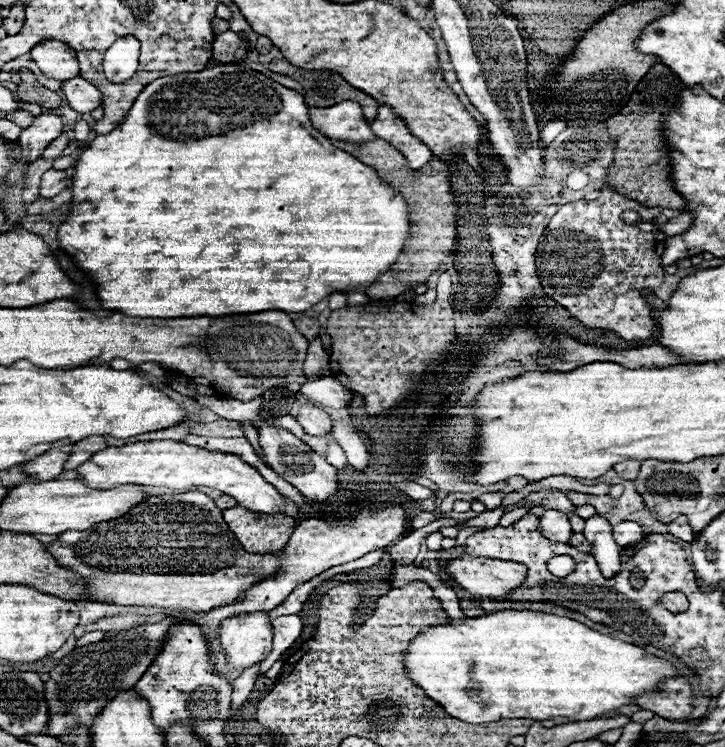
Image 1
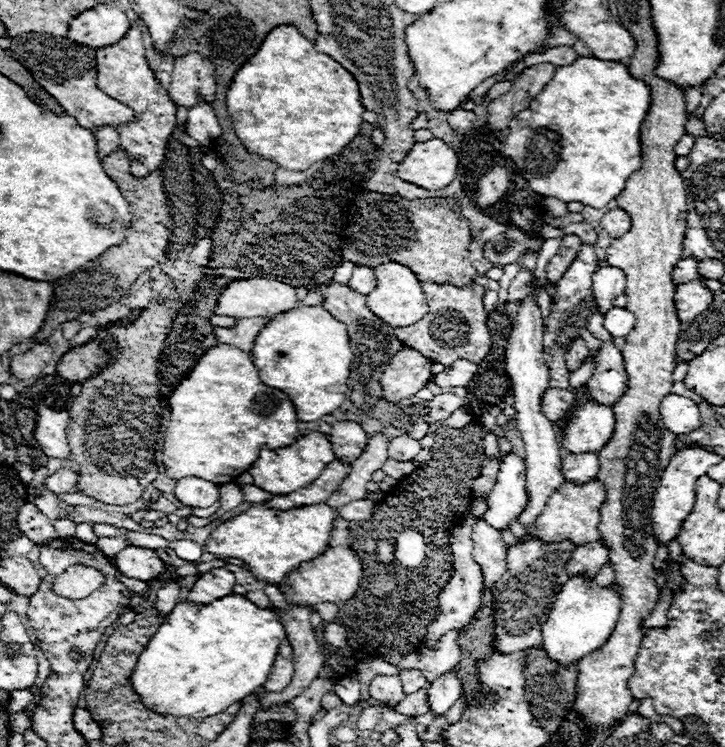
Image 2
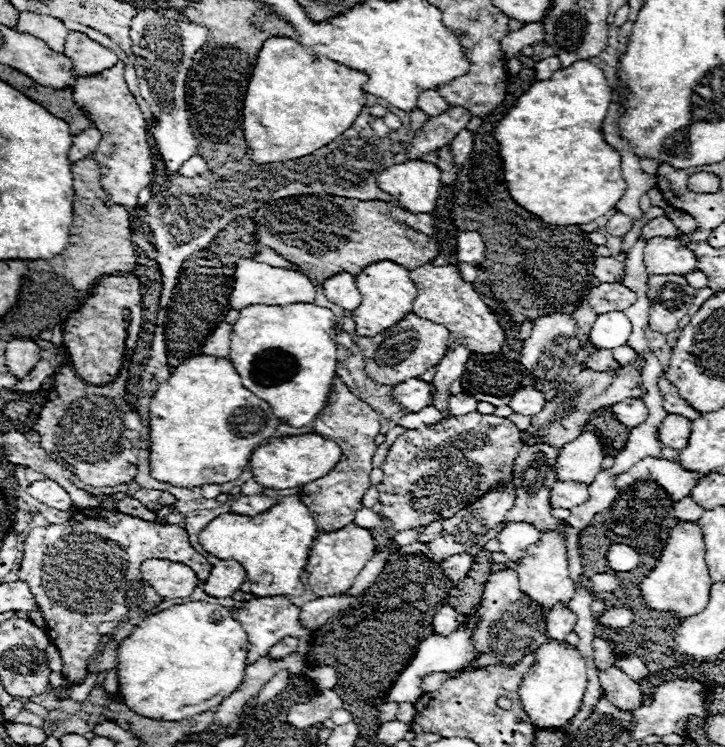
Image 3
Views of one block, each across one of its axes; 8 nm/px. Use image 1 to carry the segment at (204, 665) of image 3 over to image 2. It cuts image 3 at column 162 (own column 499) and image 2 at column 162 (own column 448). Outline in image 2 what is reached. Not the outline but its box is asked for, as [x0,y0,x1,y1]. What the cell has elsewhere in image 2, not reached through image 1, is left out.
[132,594,286,718]

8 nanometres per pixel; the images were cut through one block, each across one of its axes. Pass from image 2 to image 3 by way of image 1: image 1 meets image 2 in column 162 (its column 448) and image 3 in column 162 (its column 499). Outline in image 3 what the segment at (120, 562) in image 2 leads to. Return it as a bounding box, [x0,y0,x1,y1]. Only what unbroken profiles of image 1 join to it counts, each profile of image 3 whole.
[140,558,196,598]

